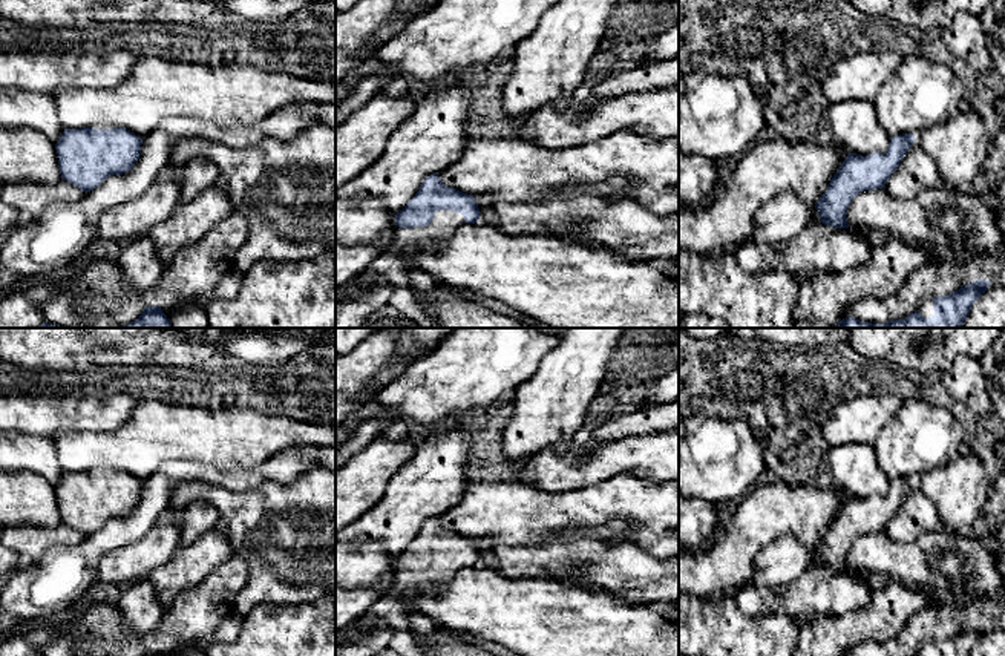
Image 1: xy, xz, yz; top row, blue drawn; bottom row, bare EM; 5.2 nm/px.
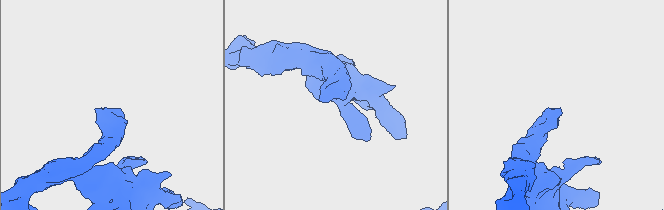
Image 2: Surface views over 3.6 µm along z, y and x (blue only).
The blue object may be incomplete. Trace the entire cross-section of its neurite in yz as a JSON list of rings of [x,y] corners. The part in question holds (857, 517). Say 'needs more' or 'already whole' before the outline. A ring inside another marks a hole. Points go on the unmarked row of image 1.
already whole; [[[902,477],[890,481],[886,497],[873,495],[866,500],[849,497],[815,547],[821,566],[849,572],[846,558],[853,541],[866,533],[886,532],[886,526],[913,486],[915,477]]]

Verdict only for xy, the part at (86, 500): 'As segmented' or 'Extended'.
Extended

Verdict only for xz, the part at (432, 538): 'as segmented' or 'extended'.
extended

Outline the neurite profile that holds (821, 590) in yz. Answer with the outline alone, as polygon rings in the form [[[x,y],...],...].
[[[817,552],[791,584],[772,590],[780,601],[777,608],[792,619],[809,613],[843,616],[866,608],[872,598],[872,590],[850,570],[824,569]]]

